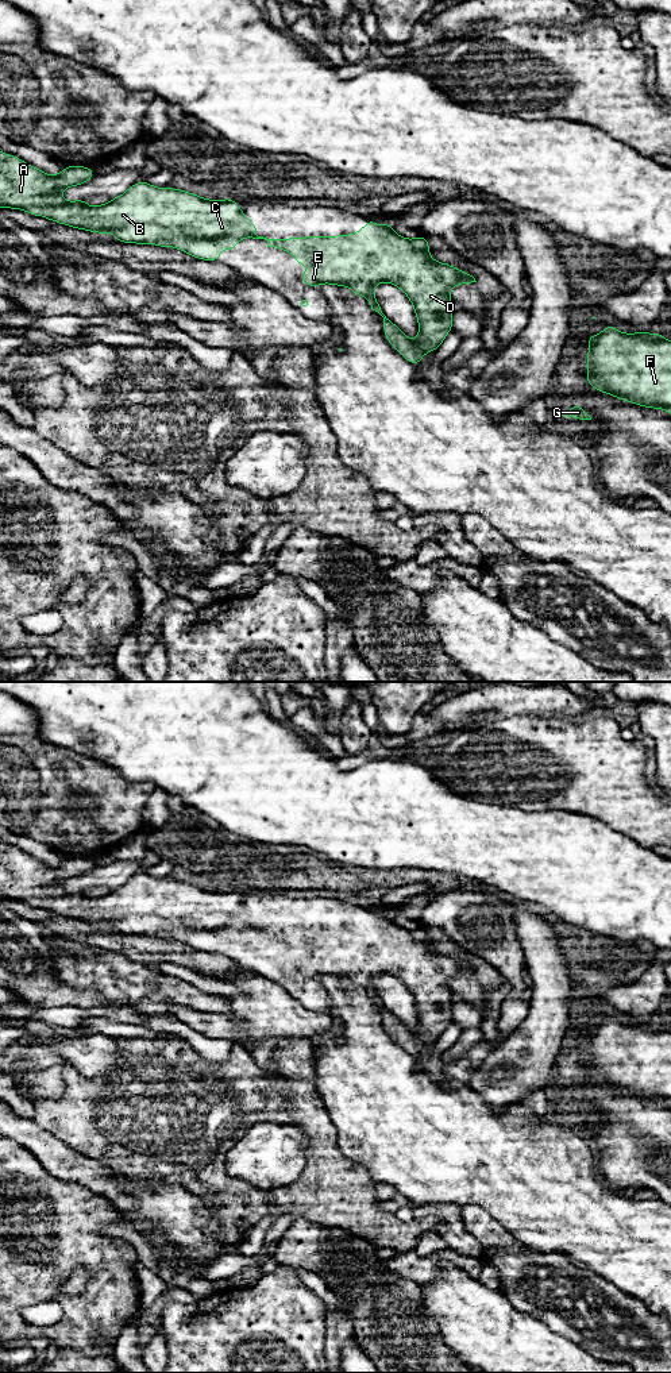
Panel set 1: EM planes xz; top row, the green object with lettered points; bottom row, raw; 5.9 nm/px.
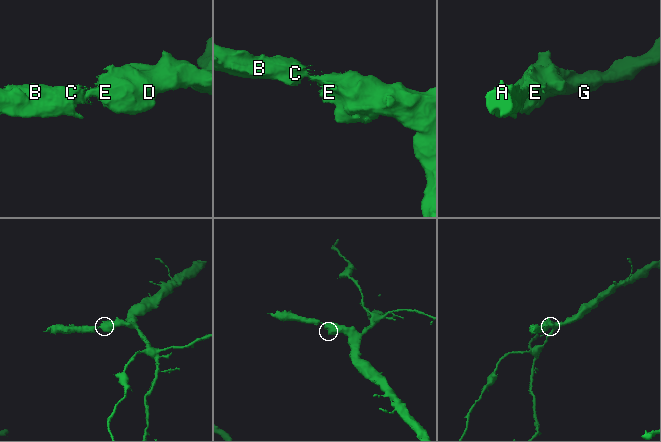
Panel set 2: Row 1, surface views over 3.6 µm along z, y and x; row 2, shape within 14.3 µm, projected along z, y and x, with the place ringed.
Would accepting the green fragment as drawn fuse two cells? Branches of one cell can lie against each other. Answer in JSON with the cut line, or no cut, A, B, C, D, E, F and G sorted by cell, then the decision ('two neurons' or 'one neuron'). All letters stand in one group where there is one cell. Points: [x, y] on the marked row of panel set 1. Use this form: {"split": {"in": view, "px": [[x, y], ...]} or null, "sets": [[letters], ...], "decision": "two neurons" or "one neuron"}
{"split": null, "sets": [["A", "B", "C", "D", "E", "F", "G"]], "decision": "one neuron"}

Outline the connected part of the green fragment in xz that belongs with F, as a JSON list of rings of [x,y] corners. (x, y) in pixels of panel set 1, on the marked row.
[[[612,324],[587,340],[586,379],[593,389],[626,402],[671,413],[671,340],[657,332],[620,332]]]

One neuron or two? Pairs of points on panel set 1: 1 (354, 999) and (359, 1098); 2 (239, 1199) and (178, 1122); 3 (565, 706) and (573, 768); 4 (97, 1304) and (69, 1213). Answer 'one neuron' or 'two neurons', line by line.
1: one neuron
2: one neuron
3: two neurons
4: one neuron

